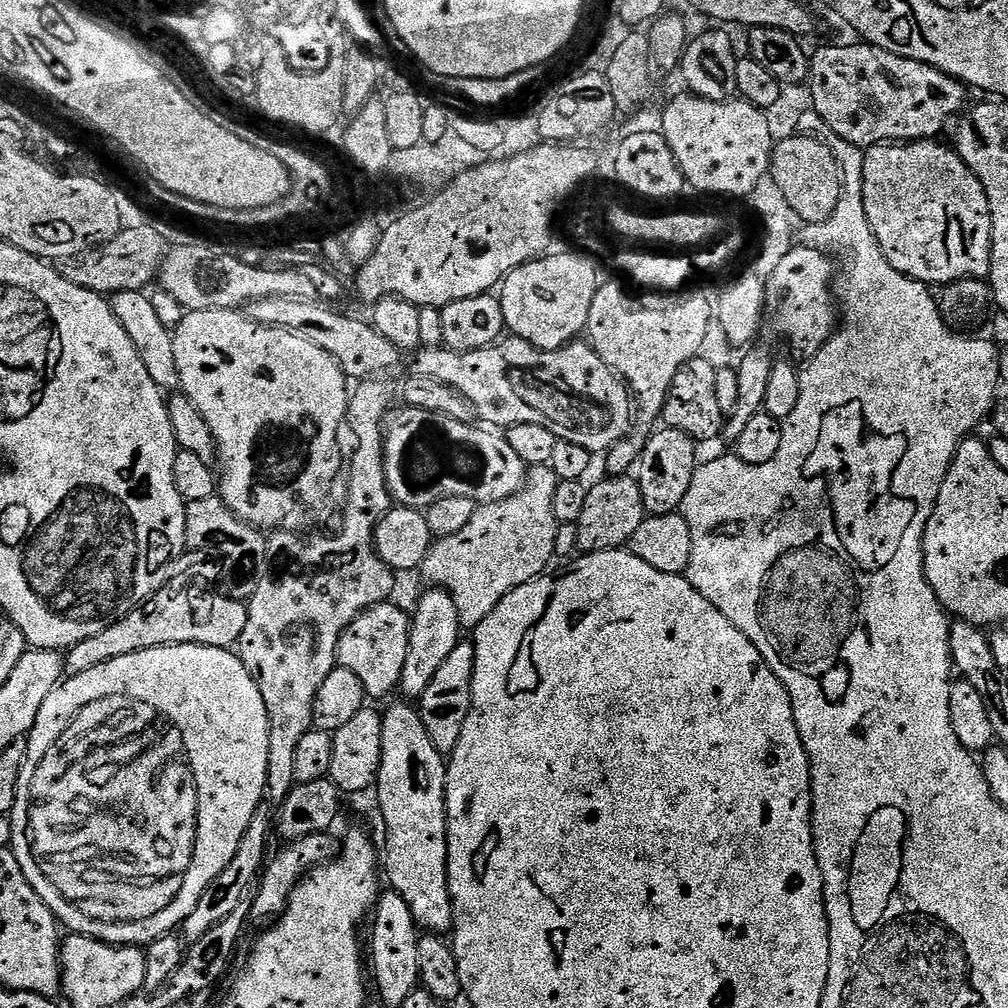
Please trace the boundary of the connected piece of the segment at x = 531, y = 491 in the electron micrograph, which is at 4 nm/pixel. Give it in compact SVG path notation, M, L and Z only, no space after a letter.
M547 464L538 466L537 468L528 468L526 472L526 483L524 487L517 490L510 498L506 498L502 502L494 502L493 504L481 504L476 509L474 518L470 518L470 522L466 522L463 530L458 530L458 534L450 534L449 536L439 537L433 543L432 548L428 552L422 565L422 573L429 581L427 582L433 588L443 588L445 592L449 592L454 598L454 602L460 611L460 622L465 629L474 630L486 618L486 614L490 614L490 610L494 610L494 606L498 606L498 602L502 602L502 598L506 594L510 594L510 590L518 590L518 586L522 586L526 582L535 580L538 576L543 576L549 571L548 563L554 560L556 556L556 529L558 527L554 518L554 490L557 486L556 475L554 470Z

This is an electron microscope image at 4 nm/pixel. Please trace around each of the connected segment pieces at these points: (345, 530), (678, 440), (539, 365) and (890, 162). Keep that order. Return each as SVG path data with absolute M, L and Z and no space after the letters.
M373 378L367 382L361 383L360 388L355 389L354 395L351 397L348 406L348 415L346 417L346 428L352 431L352 440L356 443L356 449L352 452L352 469L348 472L348 484L346 483L346 503L342 508L342 517L344 516L344 525L337 530L336 536L312 536L300 548L300 553L296 556L296 561L288 560L285 564L269 567L268 571L263 576L255 581L256 593L253 594L252 600L247 601L248 617L246 618L246 630L242 630L242 638L238 645L238 655L241 662L246 666L246 670L250 674L250 678L254 678L254 682L258 686L258 694L262 694L262 702L266 702L266 714L268 715L268 729L270 730L270 754L268 755L268 765L266 766L266 774L268 775L268 786L266 789L269 797L273 796L276 802L285 800L290 794L292 787L297 784L294 778L294 757L298 755L298 742L302 742L302 738L306 738L306 734L313 731L312 715L314 714L314 698L318 694L318 690L322 690L322 682L326 682L326 678L331 672L338 667L338 646L340 645L340 635L350 626L350 622L354 622L354 618L358 618L366 610L370 610L374 606L391 601L393 599L392 591L396 588L397 573L392 571L390 566L386 566L386 562L382 562L382 558L376 552L376 527L378 522L382 522L384 515L394 507L394 501L388 483L386 482L386 470L384 469L384 437L385 429L380 428L380 419L388 412L388 407L392 404L392 388L388 384L383 384L385 381L380 378Z
M667 426L661 429L661 432L654 433L648 441L643 441L638 461L642 502L648 516L665 516L671 512L679 512L682 498L686 498L686 490L690 490L690 478L694 478L698 467L697 441L692 440L690 434L682 434L682 430Z
M509 335L482 350L455 352L443 346L421 347L415 356L415 375L429 376L434 378L434 382L442 382L453 388L467 402L473 413L477 417L481 416L485 420L481 421L493 429L506 430L522 422L534 422L537 426L546 426L546 430L550 430L550 434L554 434L557 440L574 442L593 454L606 454L631 433L628 431L632 428L634 397L628 391L627 384L610 366L606 366L606 362L602 362L602 358L598 358L592 345L587 342L573 342L554 352L547 352L517 336Z
M918 140L915 142L893 142L890 144L876 144L864 153L864 169L862 170L862 194L866 206L866 218L870 222L870 230L874 230L874 238L890 266L911 280L921 280L929 286L947 286L959 280L984 280L990 270L990 202L986 202L986 190L978 178L962 162L951 147L943 148L940 142Z

